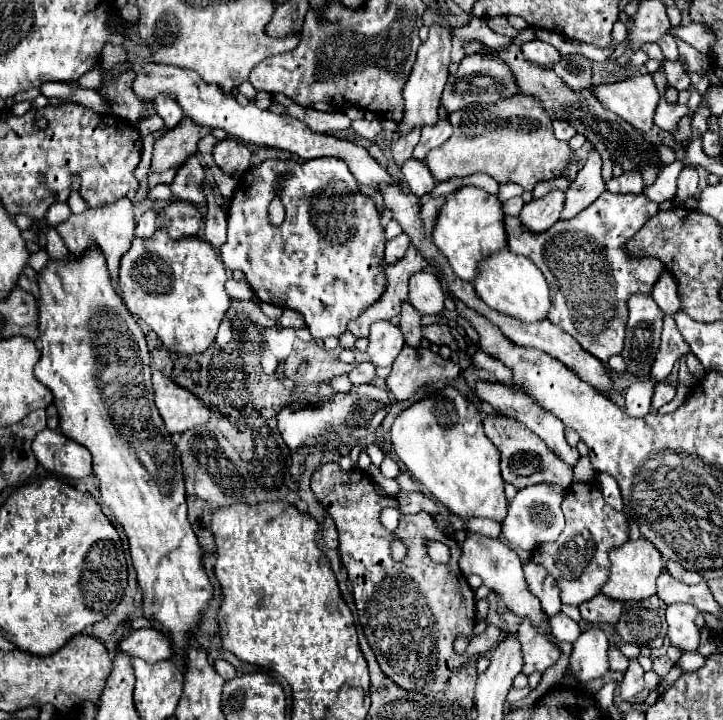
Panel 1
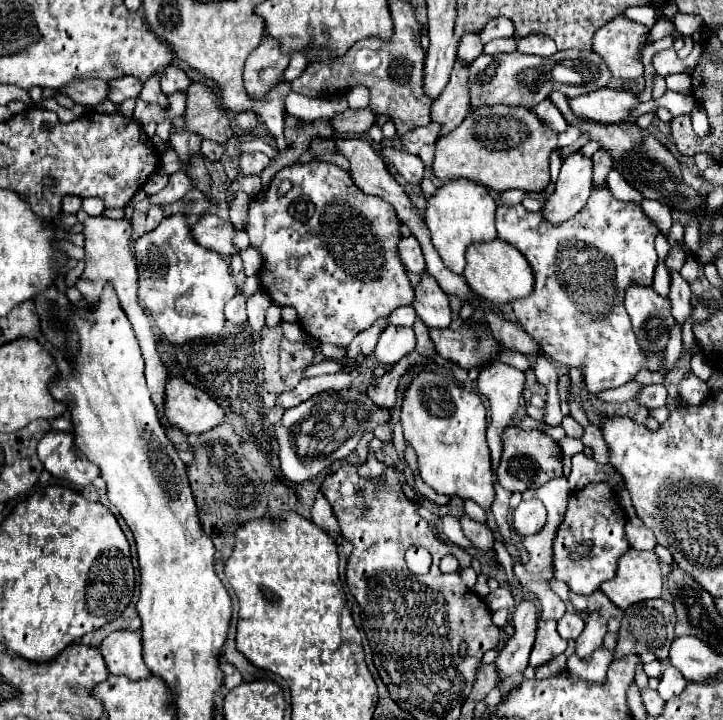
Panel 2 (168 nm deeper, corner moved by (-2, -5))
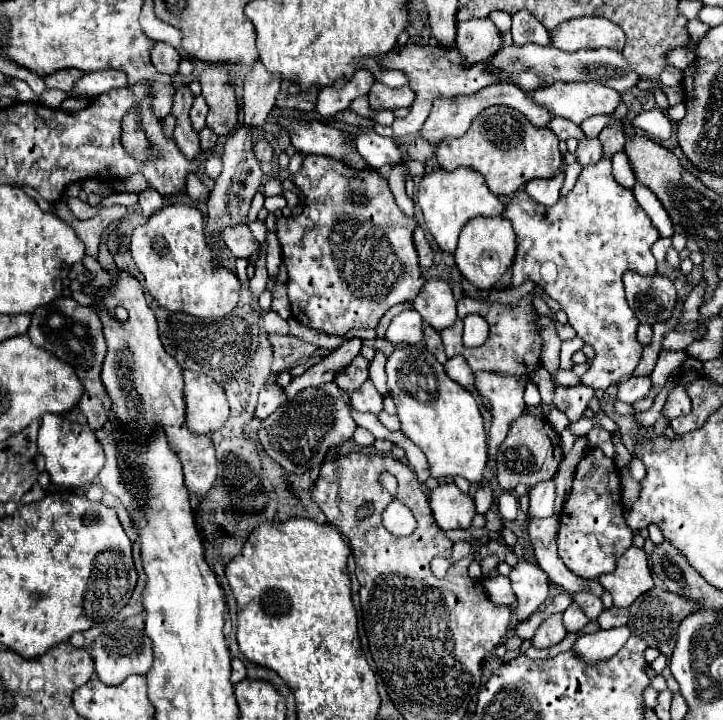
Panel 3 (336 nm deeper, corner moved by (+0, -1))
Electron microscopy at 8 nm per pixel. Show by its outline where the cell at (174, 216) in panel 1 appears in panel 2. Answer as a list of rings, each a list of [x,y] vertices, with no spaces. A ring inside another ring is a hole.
[[[205,214],[199,218],[199,222],[193,224],[193,238],[205,248],[219,252],[221,256],[231,256],[241,252],[233,244],[233,234],[235,234],[233,224],[213,214]]]

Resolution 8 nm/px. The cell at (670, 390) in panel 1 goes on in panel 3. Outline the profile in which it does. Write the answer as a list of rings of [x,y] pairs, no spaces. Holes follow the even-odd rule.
[[[631,376],[625,384],[619,386],[619,394],[617,398],[625,404],[635,404],[637,400],[643,400],[649,396],[653,388],[653,382],[649,376],[643,376],[643,378],[637,378],[637,376]]]

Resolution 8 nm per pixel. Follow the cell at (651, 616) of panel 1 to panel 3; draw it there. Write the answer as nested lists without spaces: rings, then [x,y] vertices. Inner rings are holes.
[[[653,588],[653,590],[645,592],[643,596],[639,596],[629,606],[629,622],[627,622],[627,626],[629,626],[631,634],[643,638],[647,642],[647,646],[655,646],[663,656],[671,656],[673,646],[675,646],[677,622],[681,622],[681,618],[689,616],[689,612],[693,612],[693,610],[695,610],[695,606],[687,598],[681,598],[681,596],[673,594],[673,592]]]

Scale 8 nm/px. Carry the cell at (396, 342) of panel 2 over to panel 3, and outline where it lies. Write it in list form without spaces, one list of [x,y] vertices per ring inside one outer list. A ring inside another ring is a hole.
[[[405,310],[401,314],[397,314],[387,332],[385,332],[385,340],[399,346],[399,344],[419,344],[423,342],[423,318],[417,310]]]

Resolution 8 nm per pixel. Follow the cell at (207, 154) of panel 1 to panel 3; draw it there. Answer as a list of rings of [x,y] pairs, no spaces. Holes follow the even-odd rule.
[[[203,128],[199,132],[199,140],[201,140],[201,150],[207,152],[207,150],[213,150],[215,144],[217,144],[217,134],[213,134],[209,128]]]

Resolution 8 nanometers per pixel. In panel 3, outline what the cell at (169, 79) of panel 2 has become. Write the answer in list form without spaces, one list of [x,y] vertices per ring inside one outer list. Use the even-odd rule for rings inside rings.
[[[157,42],[155,44],[151,62],[157,68],[157,72],[173,76],[177,72],[177,68],[179,68],[179,60],[181,60],[181,54],[173,46],[169,46],[165,42]]]

